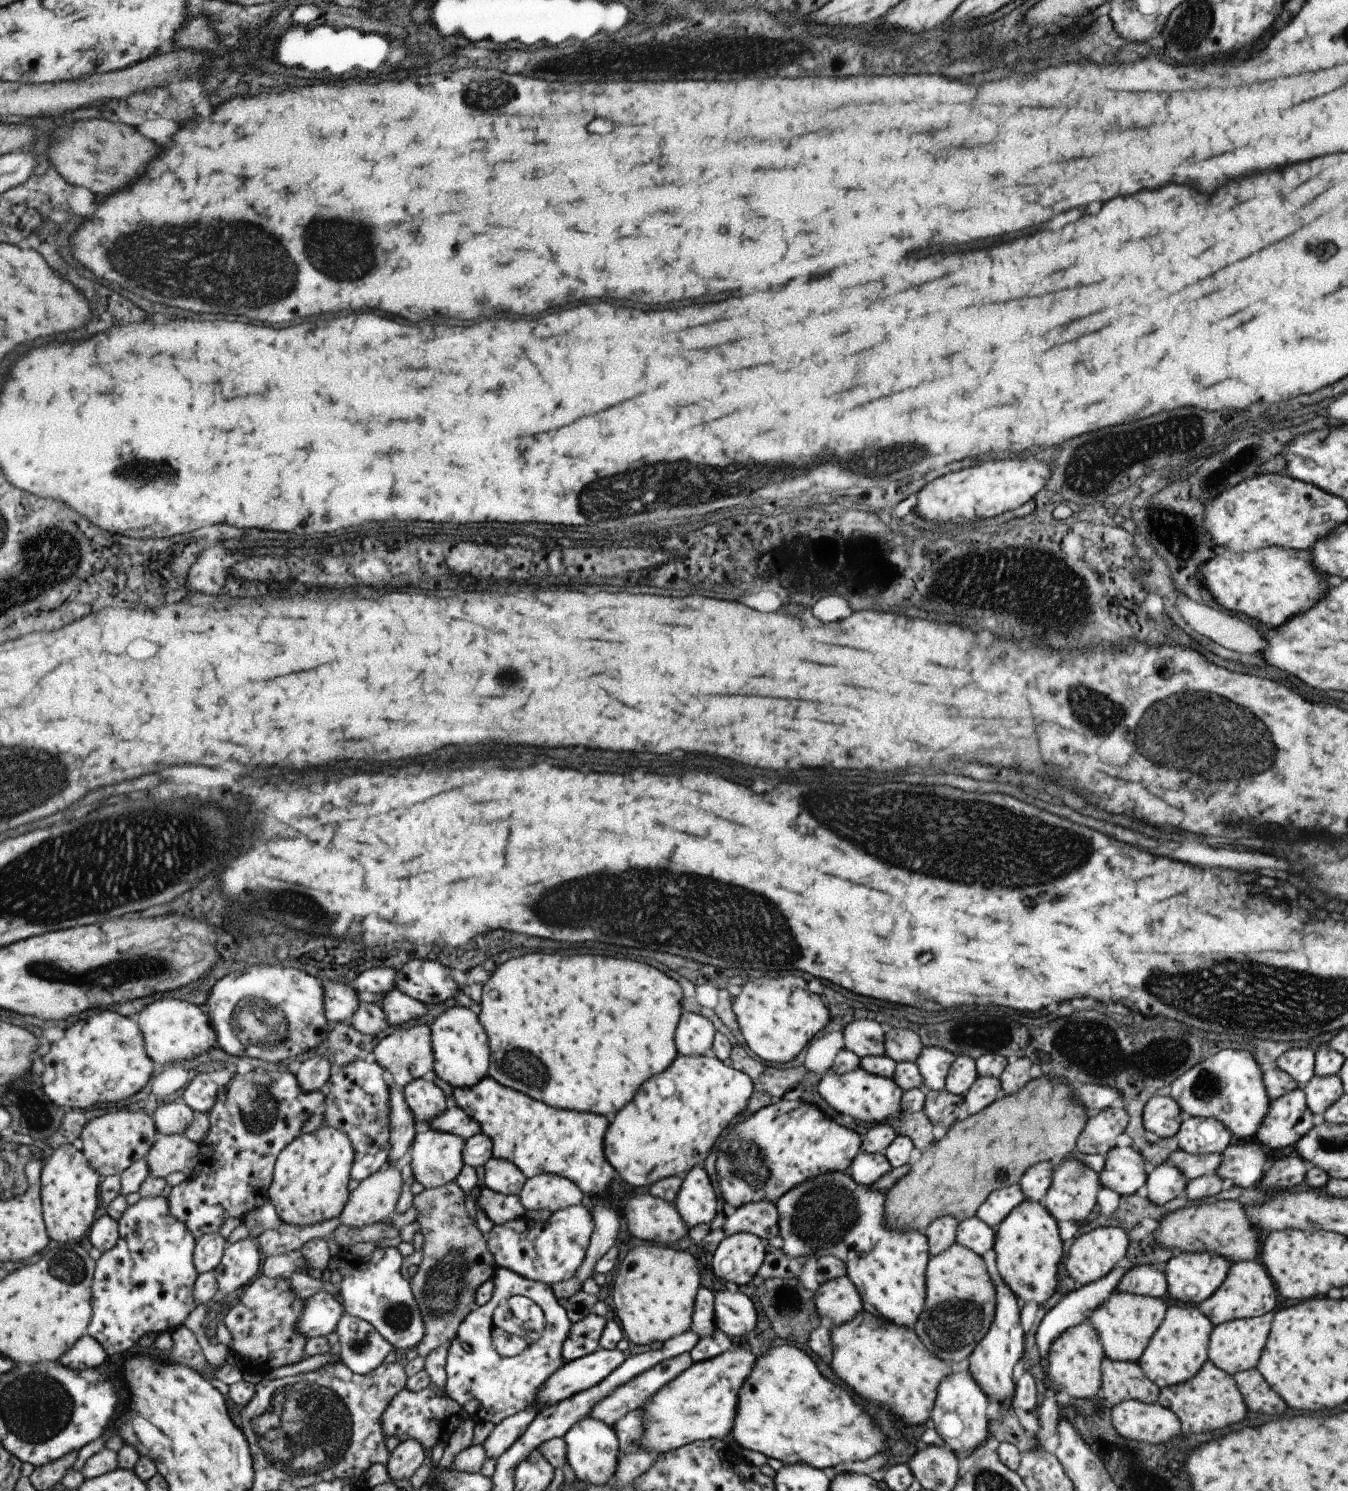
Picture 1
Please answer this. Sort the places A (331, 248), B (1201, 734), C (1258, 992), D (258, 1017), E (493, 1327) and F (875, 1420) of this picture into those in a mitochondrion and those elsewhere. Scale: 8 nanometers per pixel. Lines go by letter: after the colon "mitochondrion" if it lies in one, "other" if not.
A: mitochondrion
B: mitochondrion
C: mitochondrion
D: mitochondrion
E: other
F: other

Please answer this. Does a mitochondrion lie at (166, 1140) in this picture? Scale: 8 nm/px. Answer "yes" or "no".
no

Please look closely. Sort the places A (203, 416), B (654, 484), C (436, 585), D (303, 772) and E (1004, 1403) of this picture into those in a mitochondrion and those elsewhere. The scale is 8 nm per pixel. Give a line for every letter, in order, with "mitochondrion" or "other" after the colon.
A: other
B: mitochondrion
C: other
D: other
E: other

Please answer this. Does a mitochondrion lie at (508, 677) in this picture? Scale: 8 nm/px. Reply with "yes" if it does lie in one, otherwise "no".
yes

